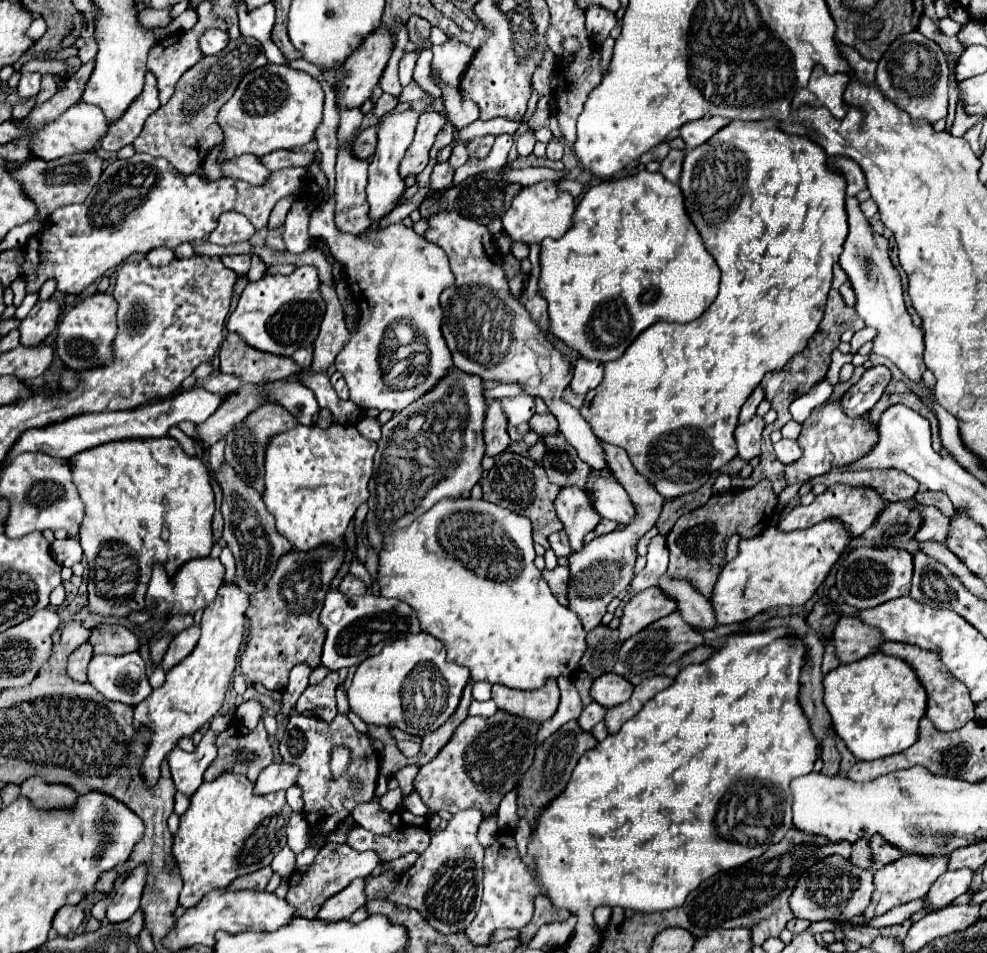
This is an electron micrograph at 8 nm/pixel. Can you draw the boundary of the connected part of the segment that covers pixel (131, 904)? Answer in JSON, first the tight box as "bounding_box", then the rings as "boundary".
{"bounding_box":[106,864,148,922],"boundary":[[[140,864],[138,868],[132,870],[128,880],[124,880],[120,890],[114,894],[110,906],[106,908],[106,918],[110,922],[124,922],[140,908],[146,874],[148,874],[148,866]]]}

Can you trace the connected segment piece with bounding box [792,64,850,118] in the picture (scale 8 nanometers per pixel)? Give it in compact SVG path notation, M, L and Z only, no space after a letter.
M816 64L808 86L794 96L792 108L828 108L834 118L844 118L848 114L848 106L844 102L844 90L848 88L848 84L848 74L828 74L824 66Z

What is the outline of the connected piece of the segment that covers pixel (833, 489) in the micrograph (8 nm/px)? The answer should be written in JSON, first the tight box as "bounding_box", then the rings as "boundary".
{"bounding_box":[778,484,888,536],"boundary":[[[834,484],[830,488],[826,488],[824,494],[816,496],[816,500],[810,506],[796,506],[786,518],[782,518],[778,522],[778,528],[784,532],[790,530],[798,530],[798,528],[810,528],[818,522],[822,522],[824,518],[830,516],[840,516],[840,520],[844,520],[844,524],[848,524],[850,534],[852,536],[860,536],[864,534],[874,522],[876,518],[882,514],[882,510],[888,506],[888,500],[884,500],[876,490],[872,490],[870,486],[846,486],[846,484]]]}

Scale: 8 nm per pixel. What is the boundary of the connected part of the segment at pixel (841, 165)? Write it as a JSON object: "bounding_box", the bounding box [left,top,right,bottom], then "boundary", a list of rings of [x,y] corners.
{"bounding_box":[834,158,866,196],"boundary":[[[836,158],[834,160],[836,168],[846,176],[848,180],[848,188],[846,188],[846,194],[848,196],[856,196],[860,190],[866,190],[866,176],[862,172],[862,168],[852,160],[852,158]]]}

